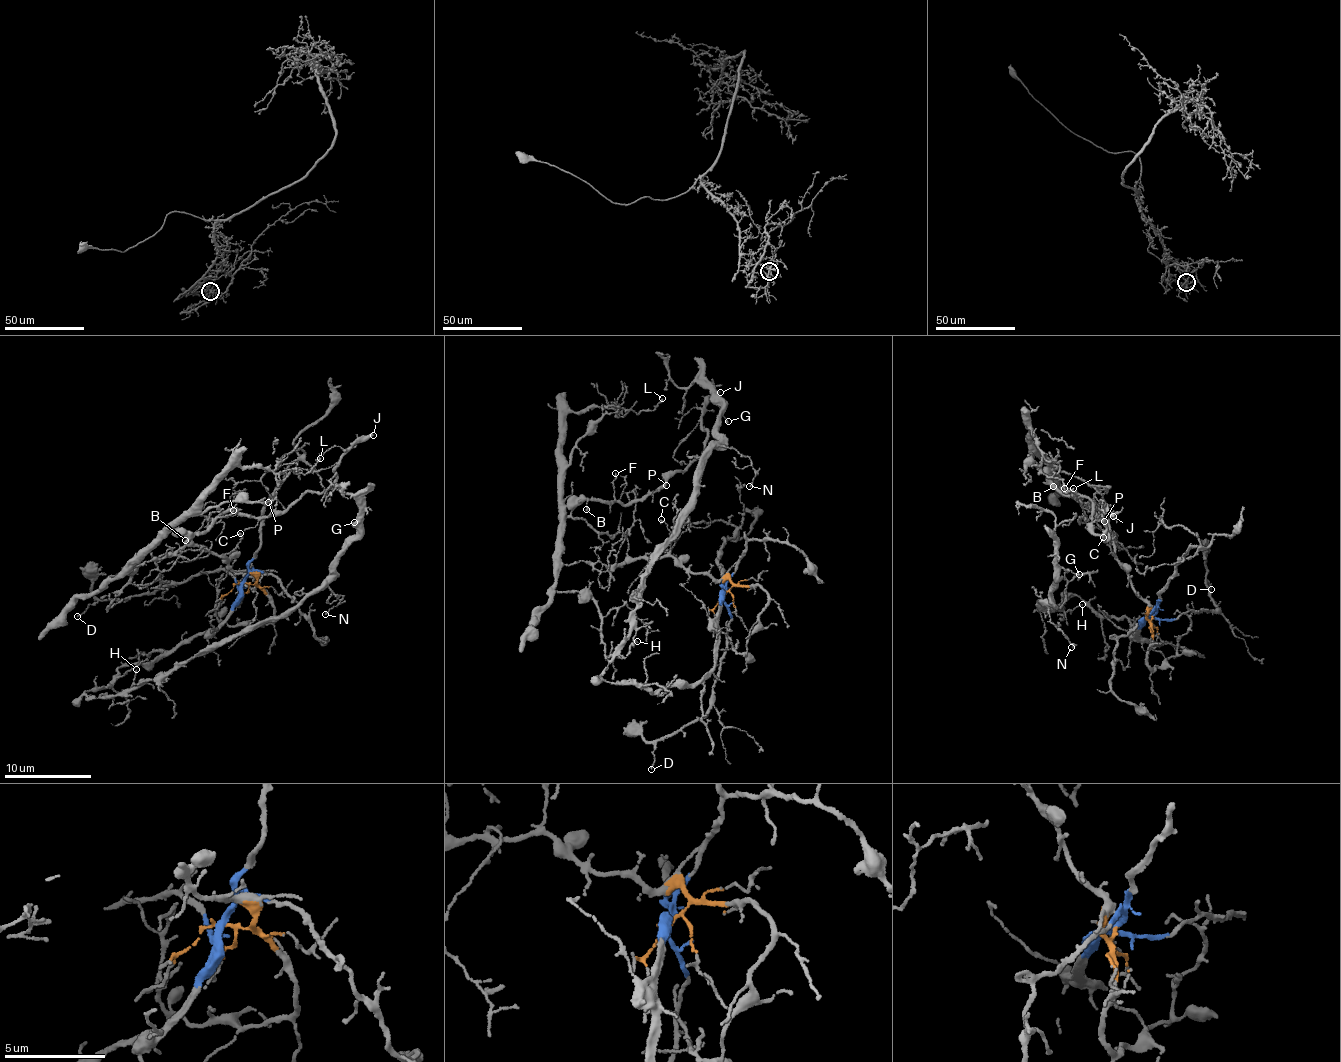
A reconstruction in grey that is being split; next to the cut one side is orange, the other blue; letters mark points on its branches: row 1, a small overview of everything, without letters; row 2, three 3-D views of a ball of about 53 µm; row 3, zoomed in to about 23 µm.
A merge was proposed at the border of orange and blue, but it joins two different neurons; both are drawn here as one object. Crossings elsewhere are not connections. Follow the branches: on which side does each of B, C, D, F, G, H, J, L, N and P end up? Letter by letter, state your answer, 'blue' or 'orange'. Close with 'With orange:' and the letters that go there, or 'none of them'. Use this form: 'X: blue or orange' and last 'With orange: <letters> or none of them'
B: orange
C: orange
D: blue
F: orange
G: blue
H: blue
J: orange
L: orange
N: blue
P: orange
With orange: B, C, F, J, L, P

